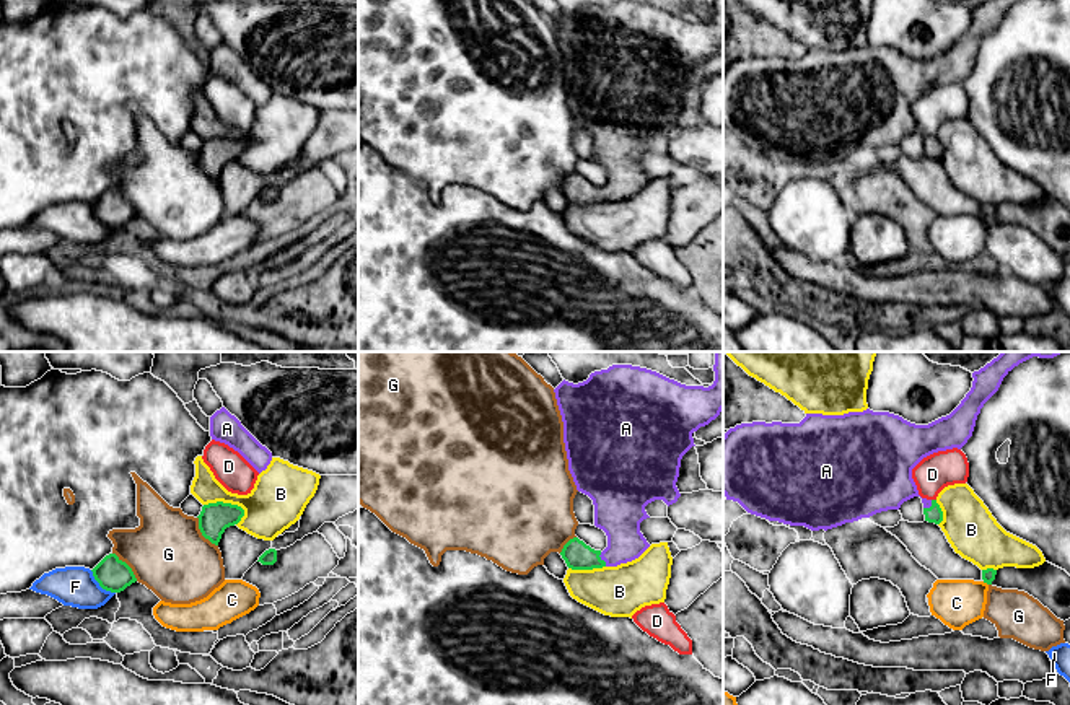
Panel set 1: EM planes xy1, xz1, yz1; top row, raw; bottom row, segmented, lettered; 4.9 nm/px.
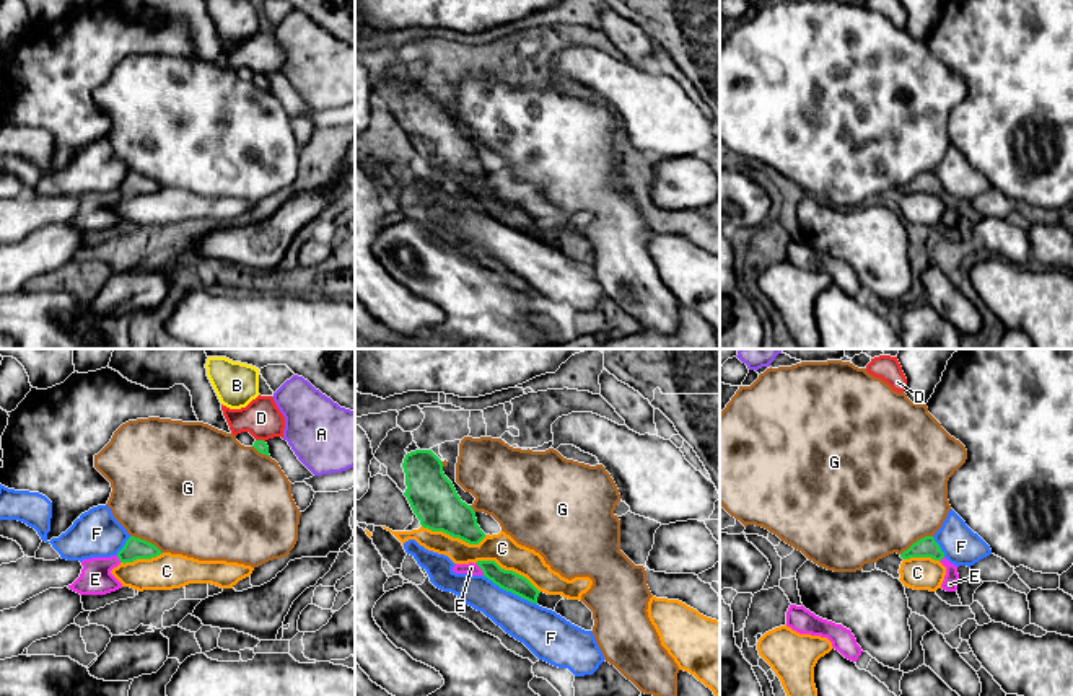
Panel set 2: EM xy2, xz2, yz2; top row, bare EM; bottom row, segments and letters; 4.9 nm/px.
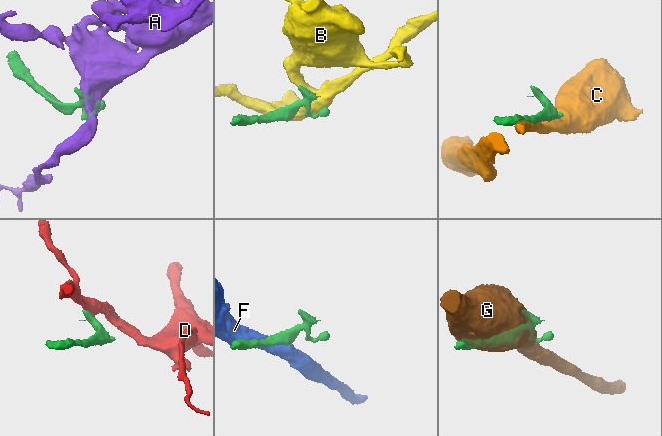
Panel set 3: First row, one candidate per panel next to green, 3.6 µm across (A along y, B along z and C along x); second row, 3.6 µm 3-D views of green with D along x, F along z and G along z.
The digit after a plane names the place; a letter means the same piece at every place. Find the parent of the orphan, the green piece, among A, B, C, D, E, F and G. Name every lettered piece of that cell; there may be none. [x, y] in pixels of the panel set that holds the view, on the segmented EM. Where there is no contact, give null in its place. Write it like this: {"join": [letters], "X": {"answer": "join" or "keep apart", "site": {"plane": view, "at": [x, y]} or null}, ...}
{"join": ["A"], "A": {"answer": "join", "site": {"plane": "xz1", "at": [600, 559]}}, "B": {"answer": "keep apart", "site": {"plane": "xy1", "at": [227, 503]}}, "C": {"answer": "keep apart", "site": {"plane": "xz2", "at": [455, 537]}}, "D": {"answer": "keep apart", "site": {"plane": "xy2", "at": [261, 440]}}, "E": {"answer": "keep apart", "site": {"plane": "xz2", "at": [481, 568]}}, "F": {"answer": "keep apart", "site": {"plane": "xz2", "at": [510, 590]}}, "G": {"answer": "keep apart", "site": {"plane": "xy1", "at": [201, 531]}}}

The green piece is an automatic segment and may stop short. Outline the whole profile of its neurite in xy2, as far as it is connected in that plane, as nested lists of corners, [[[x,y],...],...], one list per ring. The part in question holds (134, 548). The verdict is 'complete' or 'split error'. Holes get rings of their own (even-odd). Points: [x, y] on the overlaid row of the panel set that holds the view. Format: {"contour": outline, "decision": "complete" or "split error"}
{"contour": [[[130,536],[124,548],[117,553],[117,557],[120,562],[134,562],[137,559],[151,559],[151,557],[156,557],[163,554],[155,544],[145,541],[145,540],[140,540],[140,538],[135,538],[135,536]]], "decision": "complete"}

